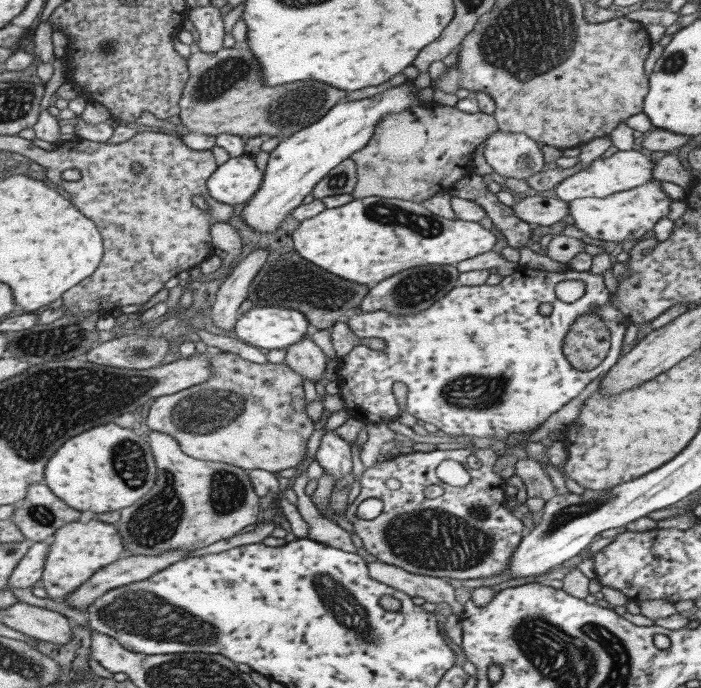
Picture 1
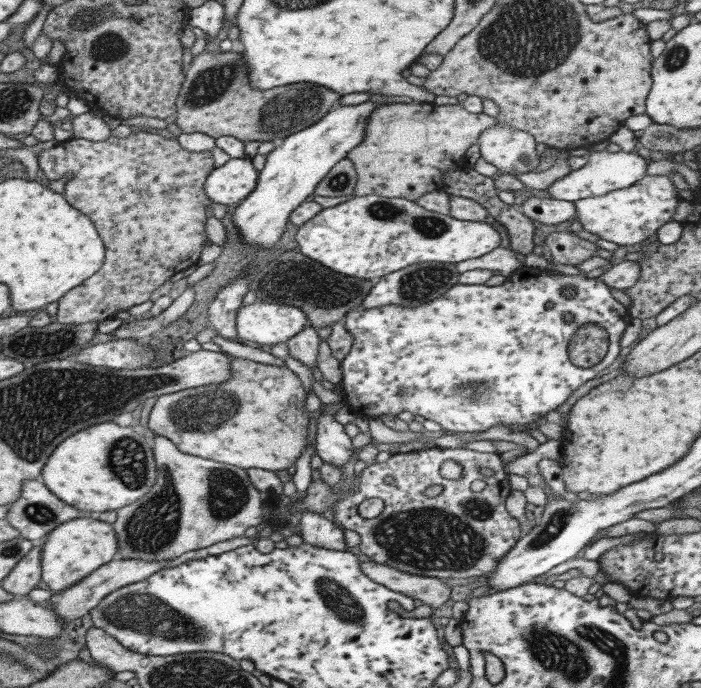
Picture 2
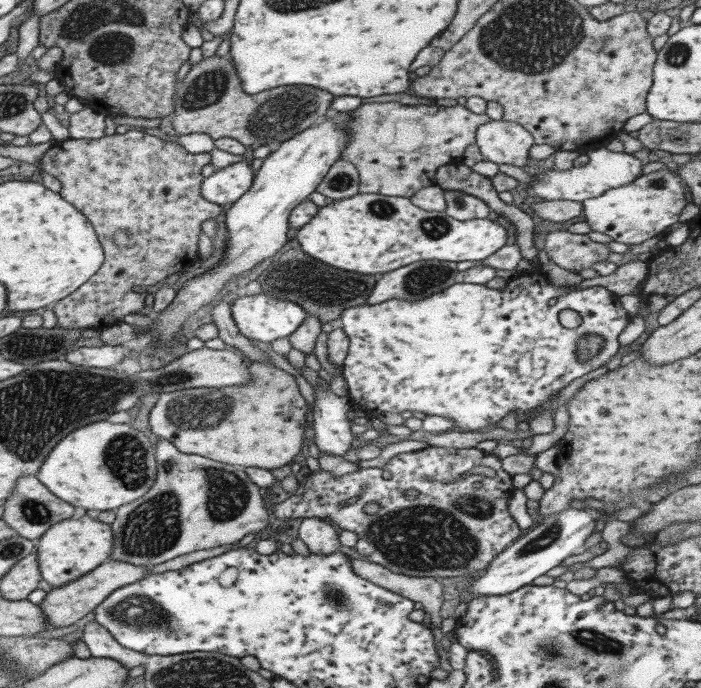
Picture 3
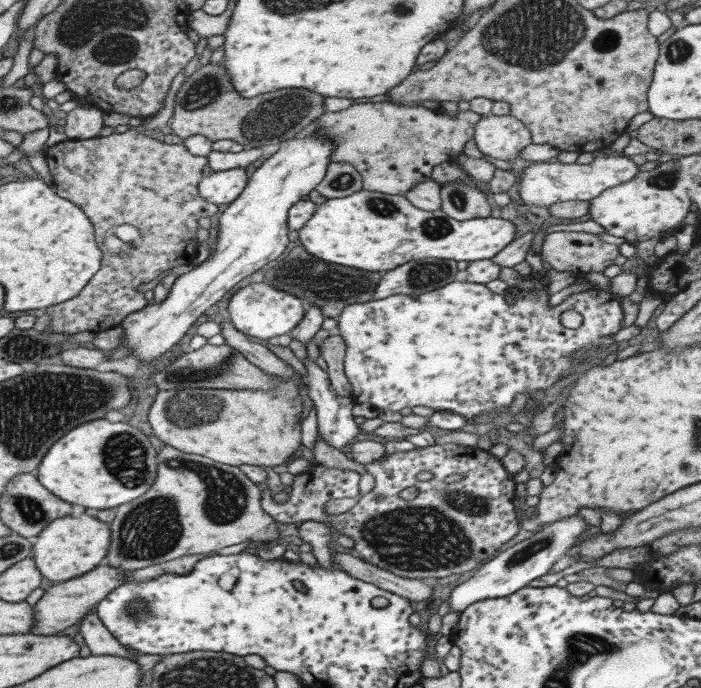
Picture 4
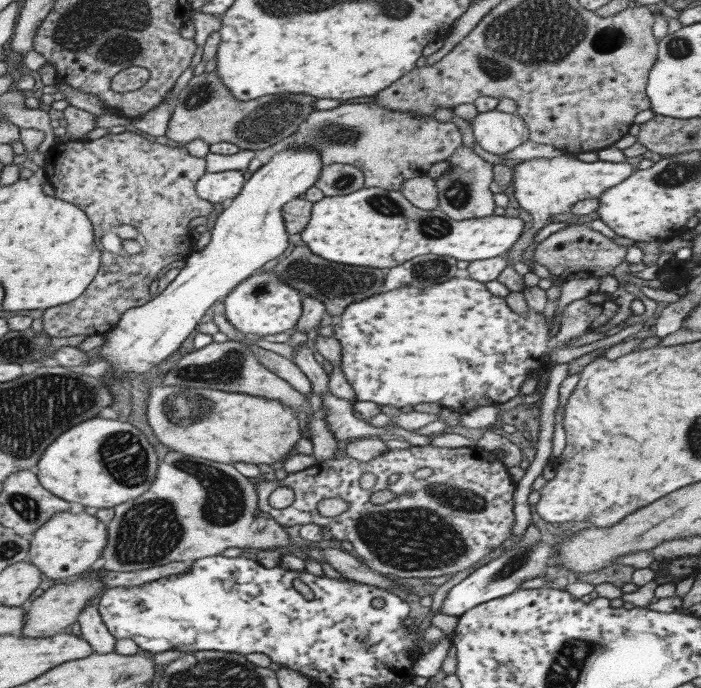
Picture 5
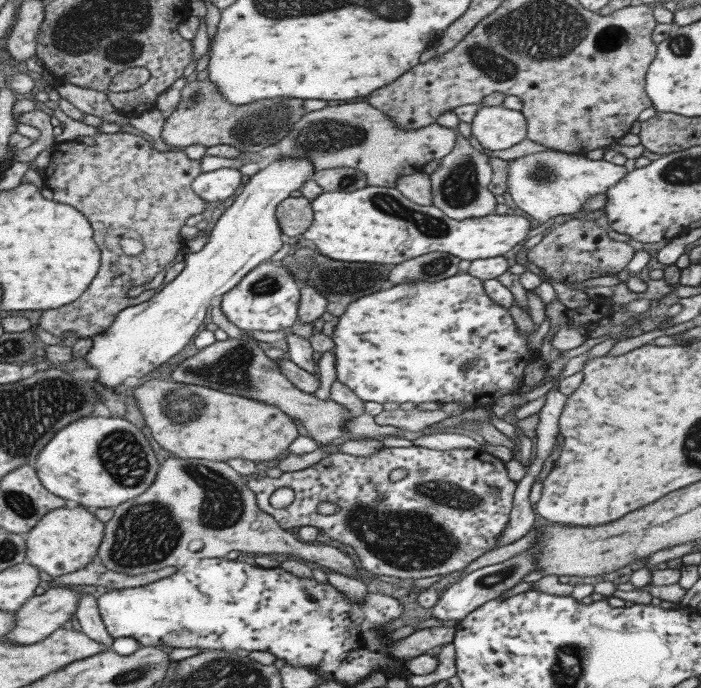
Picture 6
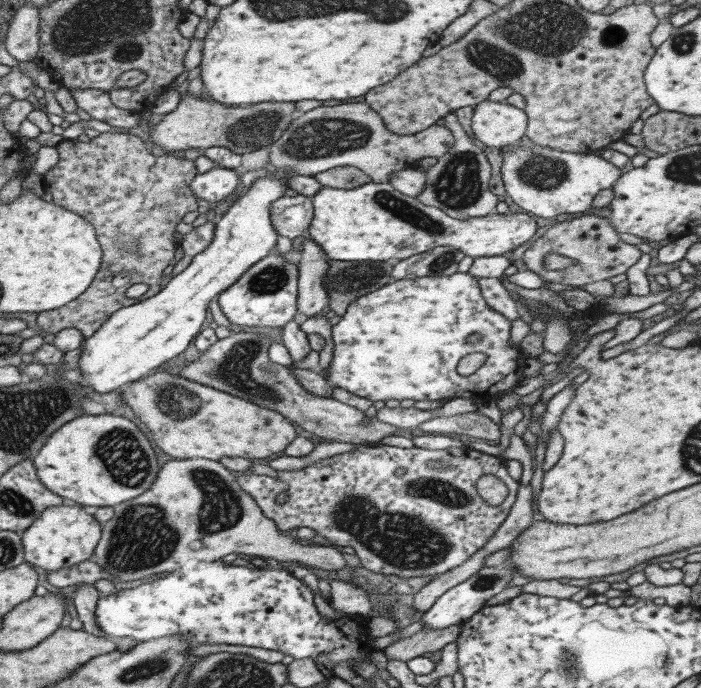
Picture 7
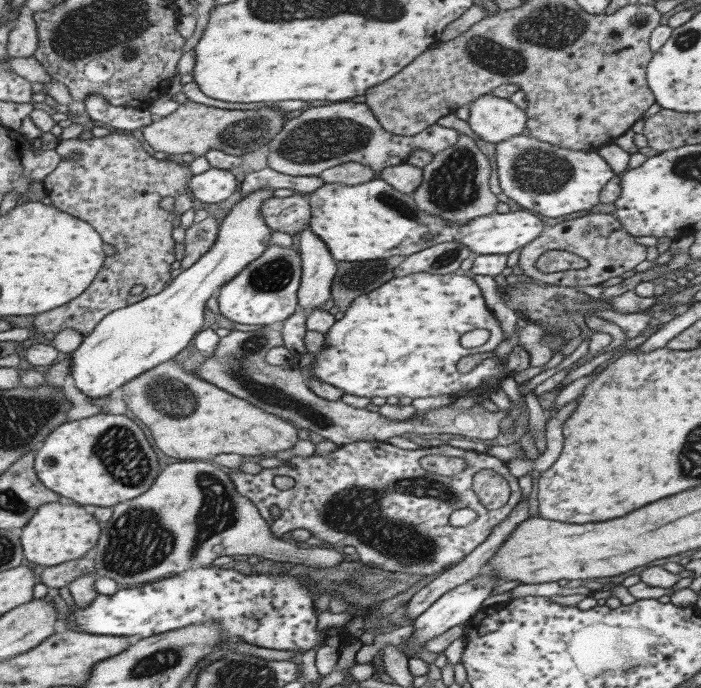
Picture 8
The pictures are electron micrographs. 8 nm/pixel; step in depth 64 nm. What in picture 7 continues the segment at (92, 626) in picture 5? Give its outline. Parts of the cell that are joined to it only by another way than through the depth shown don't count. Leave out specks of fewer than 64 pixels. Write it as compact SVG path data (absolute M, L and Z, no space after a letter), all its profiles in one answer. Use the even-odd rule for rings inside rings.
M79 583L76 585L77 588L73 588L73 593L70 596L78 619L82 623L83 631L91 633L91 635L105 637L106 635L99 630L95 616L93 616L93 609L95 609L99 593L92 584Z

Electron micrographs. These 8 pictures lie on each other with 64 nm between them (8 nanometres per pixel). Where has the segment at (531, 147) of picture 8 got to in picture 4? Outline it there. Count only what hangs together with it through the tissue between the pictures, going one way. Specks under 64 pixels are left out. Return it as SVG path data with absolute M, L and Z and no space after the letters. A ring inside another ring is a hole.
M605 148L591 151L593 160L588 164L563 164L561 162L534 162L521 170L519 174L519 198L529 208L549 208L557 202L567 200L591 200L602 190L631 180L638 171L638 166L625 155L605 156Z

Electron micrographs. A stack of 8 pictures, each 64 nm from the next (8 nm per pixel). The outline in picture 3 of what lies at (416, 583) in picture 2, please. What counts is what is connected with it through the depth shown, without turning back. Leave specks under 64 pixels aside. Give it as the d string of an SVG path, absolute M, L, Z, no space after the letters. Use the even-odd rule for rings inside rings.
M351 559L350 570L359 578L377 584L381 588L419 602L425 613L434 616L443 601L443 585L431 577L413 577L393 573L379 564L367 560Z

